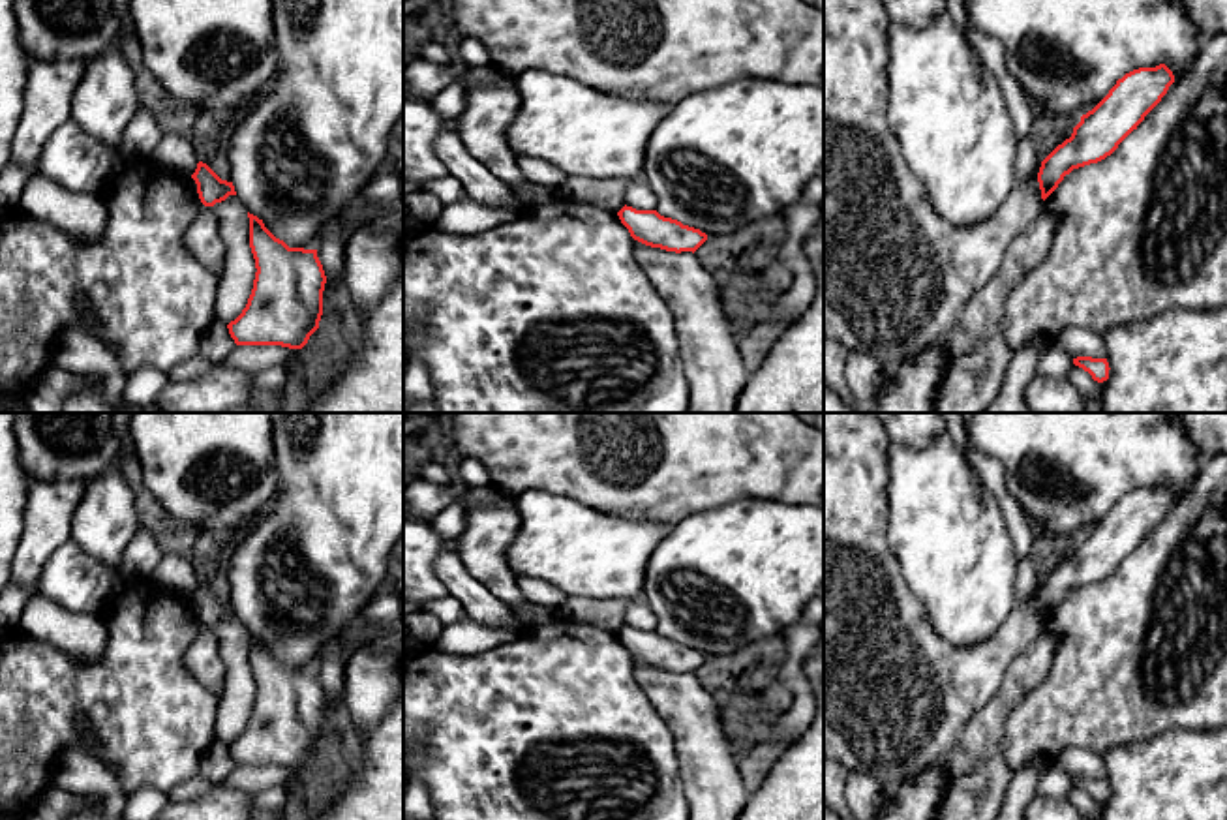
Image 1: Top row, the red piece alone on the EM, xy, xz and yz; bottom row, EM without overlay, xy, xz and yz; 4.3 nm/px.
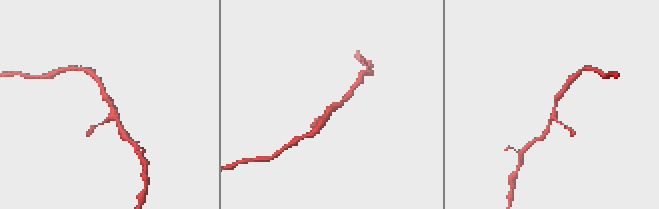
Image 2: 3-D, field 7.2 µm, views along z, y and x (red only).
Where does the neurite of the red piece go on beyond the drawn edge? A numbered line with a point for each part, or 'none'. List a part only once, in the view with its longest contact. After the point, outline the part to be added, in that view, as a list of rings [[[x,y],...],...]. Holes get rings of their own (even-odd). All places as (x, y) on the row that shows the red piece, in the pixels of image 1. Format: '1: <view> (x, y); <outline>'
none

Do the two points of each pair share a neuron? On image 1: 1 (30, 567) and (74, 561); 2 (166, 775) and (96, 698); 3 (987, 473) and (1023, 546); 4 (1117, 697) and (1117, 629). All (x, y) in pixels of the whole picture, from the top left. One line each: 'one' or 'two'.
1: two
2: one
3: one
4: one

